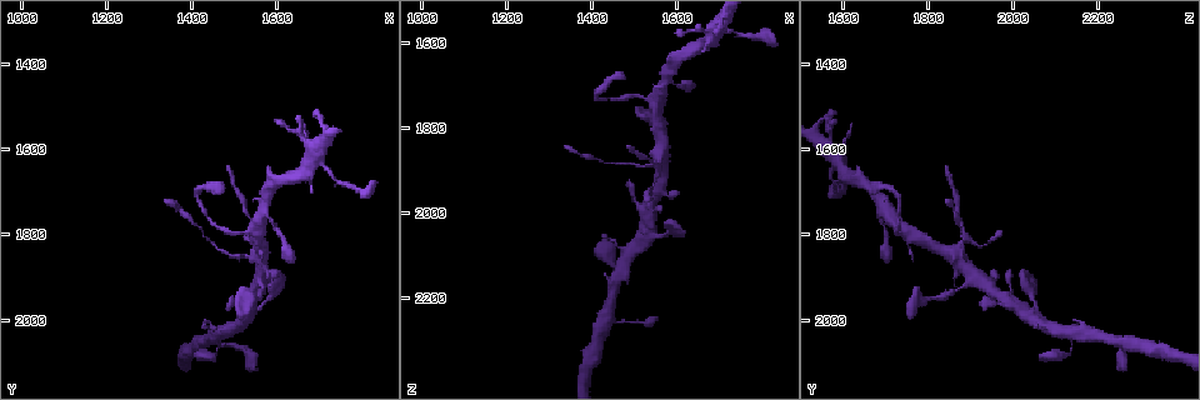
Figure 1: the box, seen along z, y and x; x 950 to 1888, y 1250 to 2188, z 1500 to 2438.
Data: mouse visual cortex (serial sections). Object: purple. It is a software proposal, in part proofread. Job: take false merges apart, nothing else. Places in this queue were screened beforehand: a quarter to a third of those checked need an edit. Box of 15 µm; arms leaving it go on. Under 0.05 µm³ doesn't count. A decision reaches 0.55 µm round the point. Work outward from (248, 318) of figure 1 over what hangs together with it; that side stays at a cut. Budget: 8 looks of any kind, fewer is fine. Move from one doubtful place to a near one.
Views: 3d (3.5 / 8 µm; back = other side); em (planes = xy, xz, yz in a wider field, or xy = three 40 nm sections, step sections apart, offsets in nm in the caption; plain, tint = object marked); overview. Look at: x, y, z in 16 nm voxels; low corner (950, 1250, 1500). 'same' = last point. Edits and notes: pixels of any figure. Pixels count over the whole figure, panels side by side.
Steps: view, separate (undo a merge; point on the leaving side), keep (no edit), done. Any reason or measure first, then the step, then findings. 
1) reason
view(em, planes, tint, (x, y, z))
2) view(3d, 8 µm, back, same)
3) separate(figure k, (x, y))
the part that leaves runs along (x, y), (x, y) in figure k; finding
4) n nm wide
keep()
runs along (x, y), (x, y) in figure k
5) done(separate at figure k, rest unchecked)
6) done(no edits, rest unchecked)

thick turns thin
view(3d, 3.5 µm, back, (1510, 1965, 1995))

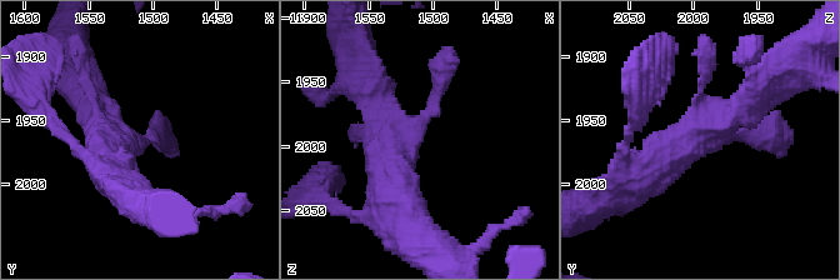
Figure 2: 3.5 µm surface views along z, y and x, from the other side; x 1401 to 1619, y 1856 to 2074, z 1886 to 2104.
view(em, xy, step 3, tint, (1518, 1966, 1990))

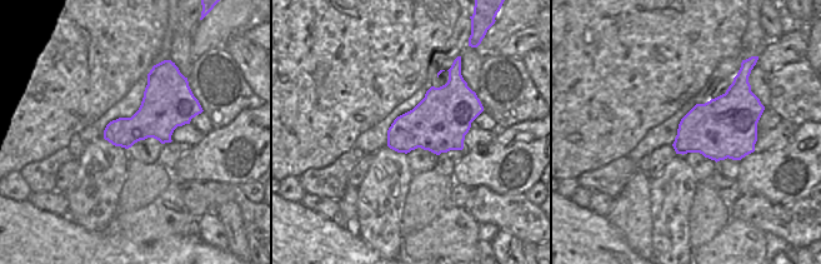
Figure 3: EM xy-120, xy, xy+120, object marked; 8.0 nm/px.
keep()
runs along (650, 171), (689, 140), (769, 136), (778, 148) in figure 2; all the same cell

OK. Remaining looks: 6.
calibre changes
view(3d, 8 µm, back, (1445, 2085, 2125))

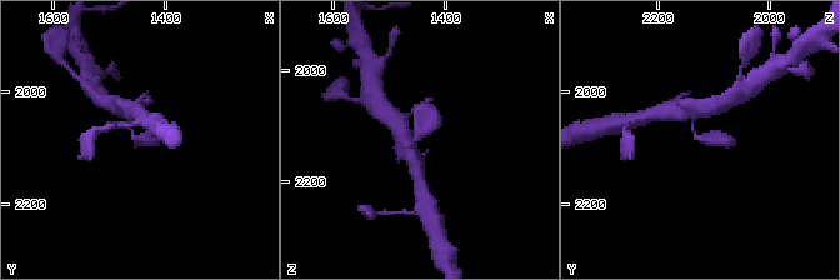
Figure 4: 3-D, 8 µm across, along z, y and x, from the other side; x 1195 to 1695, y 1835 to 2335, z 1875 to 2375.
zoom in
view(3d, 3.5 µm, (1445, 2080, 2115))

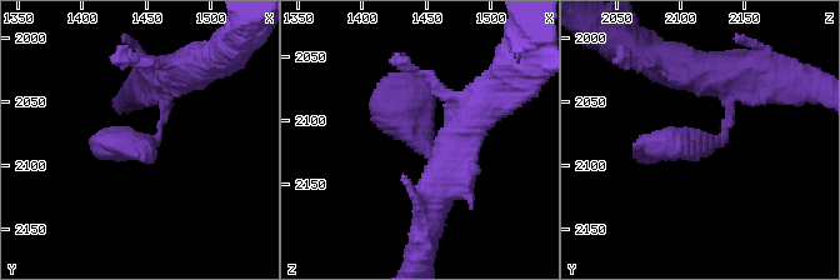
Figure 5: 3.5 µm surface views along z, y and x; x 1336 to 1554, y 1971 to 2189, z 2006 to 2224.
view(em, xy, step 5, tint, (1444, 2080, 2118))

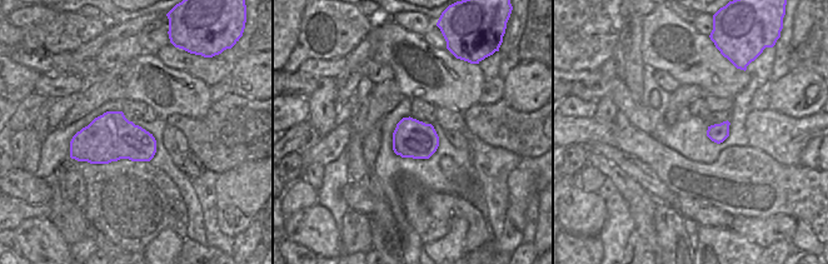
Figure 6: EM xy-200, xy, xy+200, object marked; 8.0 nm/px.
keep()
runs along (169, 74), (156, 139), (126, 143), (145, 158) in figure 5; continuous, no second cell

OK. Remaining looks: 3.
sudden change in width
view(3d, 3.5 µm, (1545, 1790, 1740))

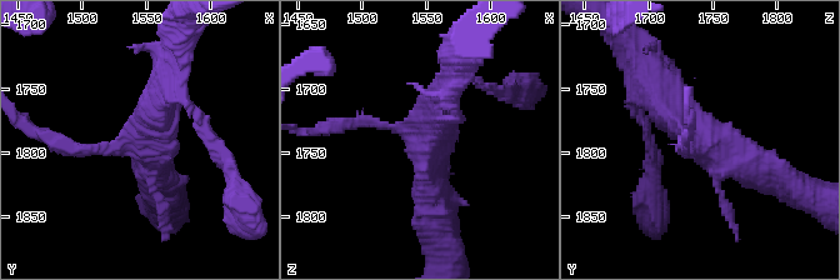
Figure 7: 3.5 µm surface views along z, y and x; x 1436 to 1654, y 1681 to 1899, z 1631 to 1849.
need the tissue
view(em, xy, step 5, tint, (1552, 1788, 1738))

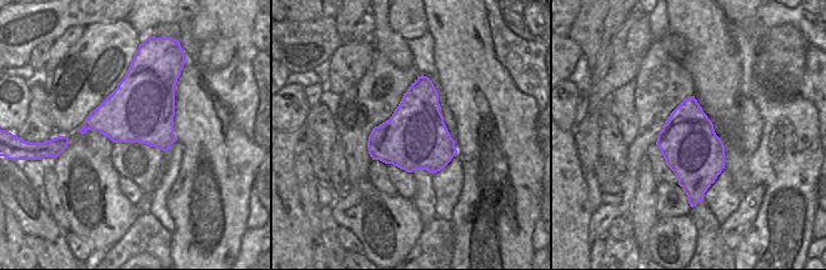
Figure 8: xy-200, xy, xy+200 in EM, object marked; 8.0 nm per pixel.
500 nm wide
keep()
runs along (769, 173), (720, 160), (650, 73) in figure 7; continuous, no second cell

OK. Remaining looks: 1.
done(no edits, rest unchecked)

